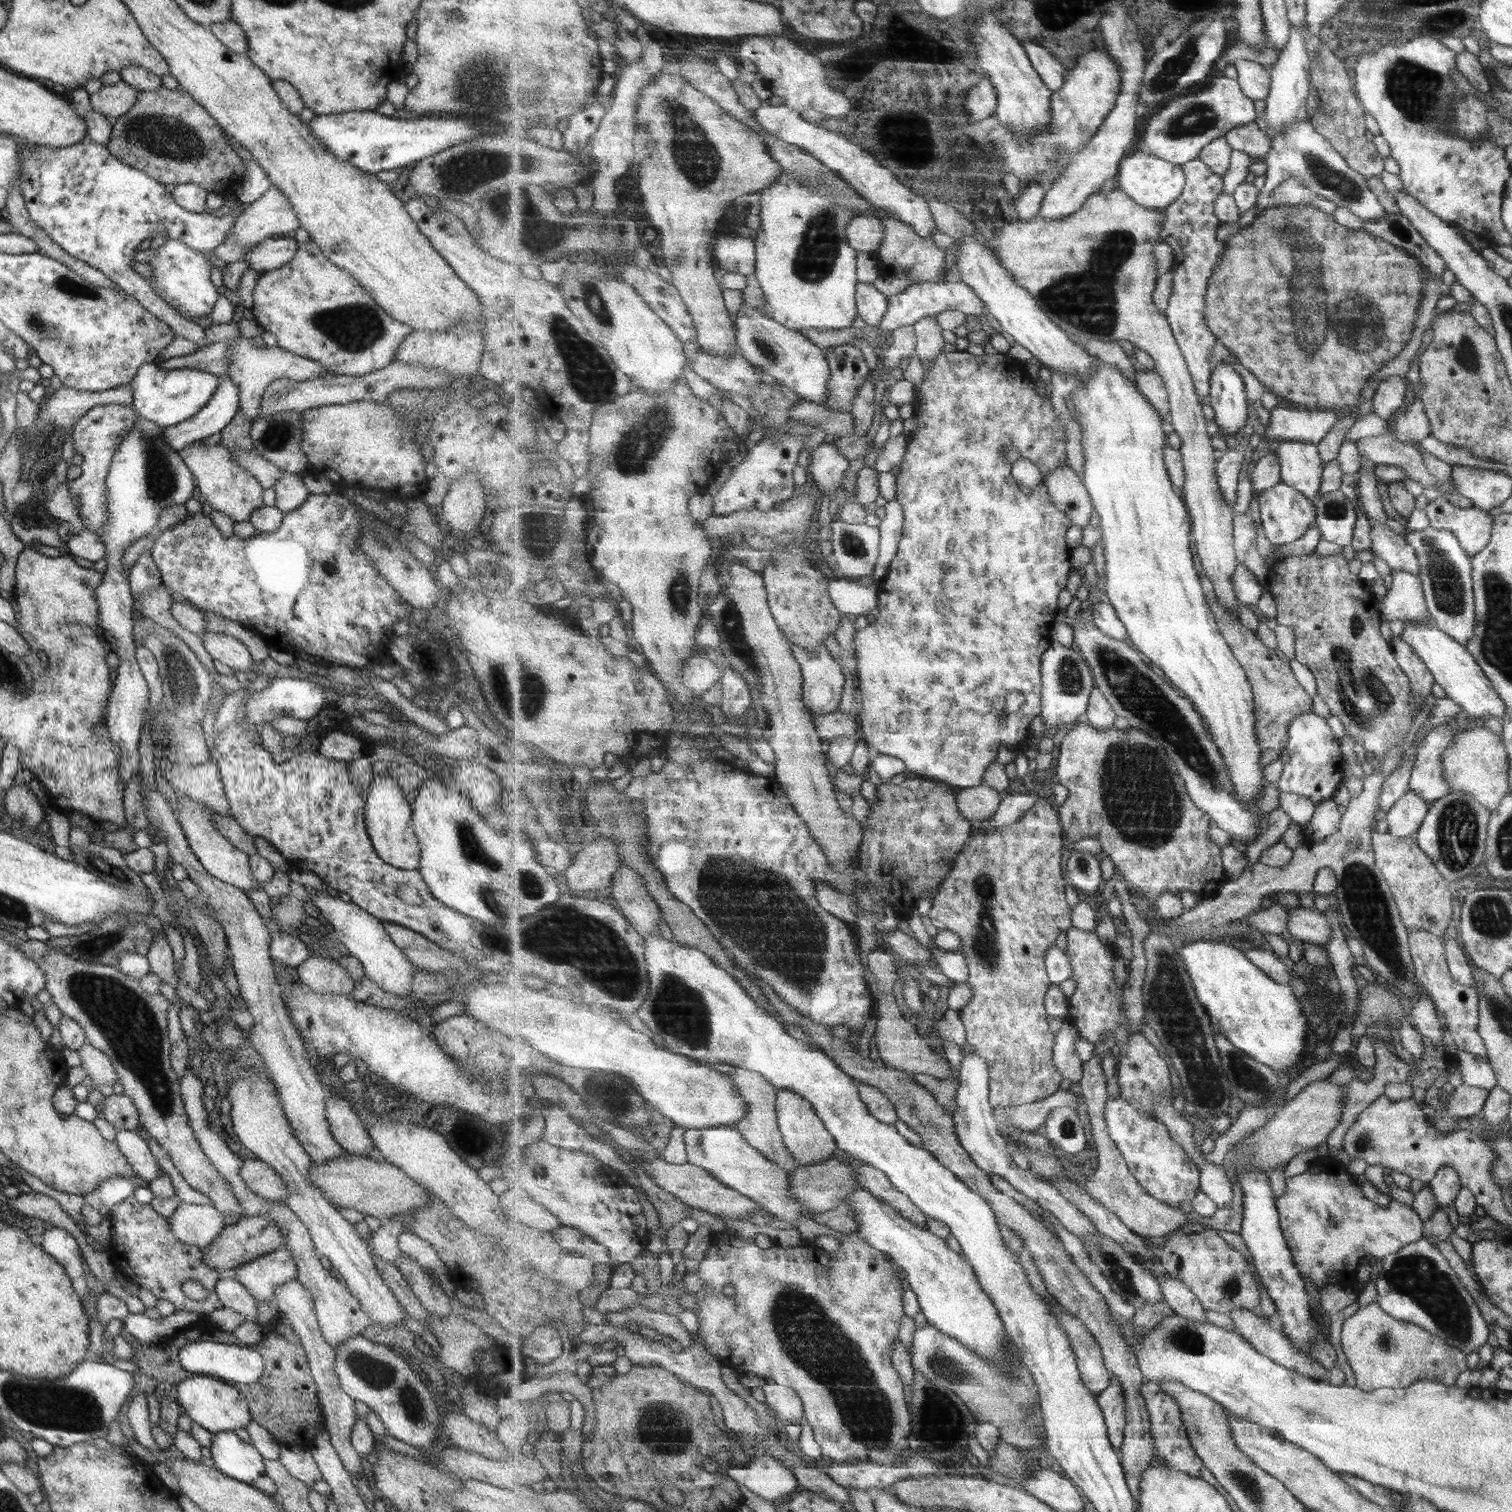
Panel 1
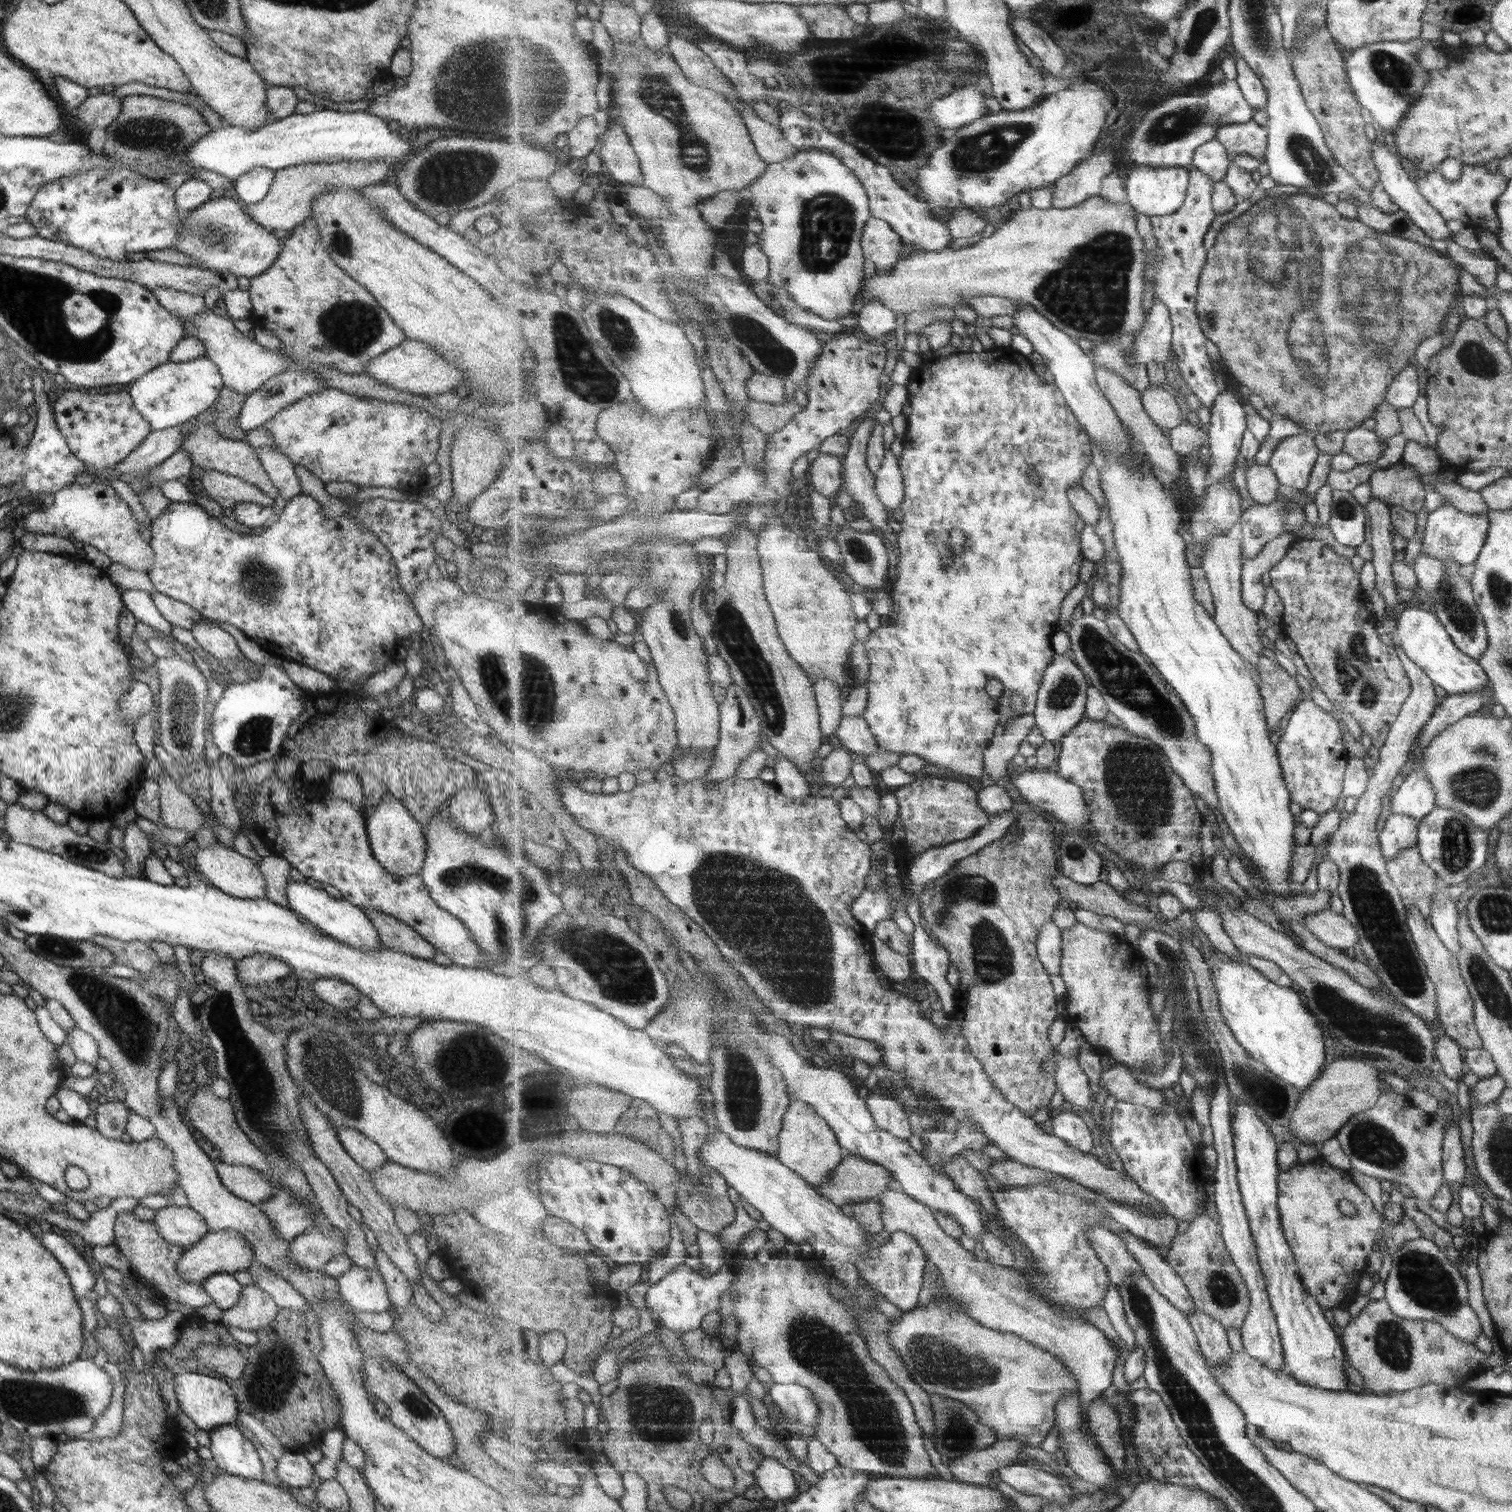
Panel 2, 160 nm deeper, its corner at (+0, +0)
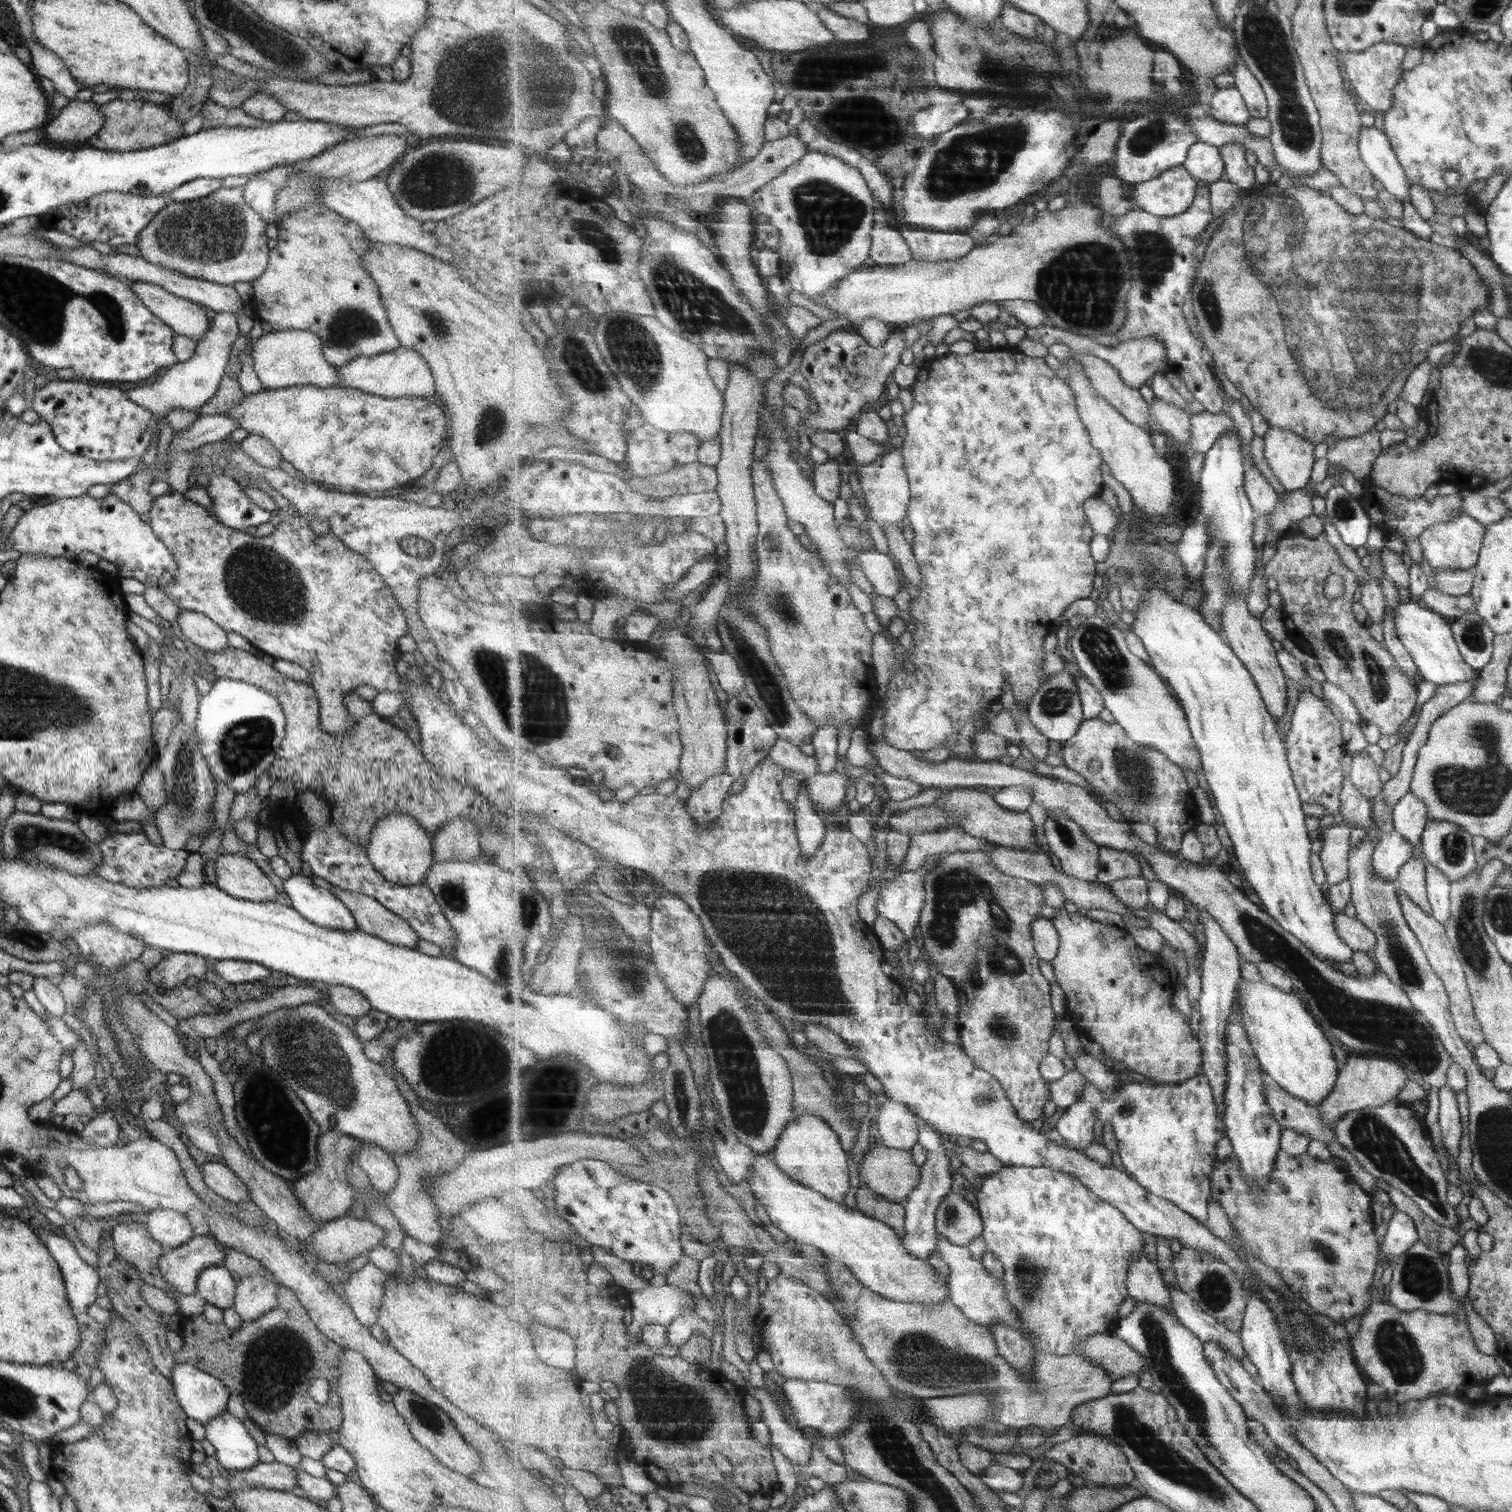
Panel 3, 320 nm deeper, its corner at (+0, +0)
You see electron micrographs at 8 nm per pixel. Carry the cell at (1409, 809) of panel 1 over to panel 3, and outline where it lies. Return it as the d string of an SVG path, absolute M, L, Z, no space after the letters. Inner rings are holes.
M1395 830L1380 833L1374 853L1371 855L1371 866L1374 873L1383 880L1393 882L1397 878L1397 871L1411 856L1411 847Z

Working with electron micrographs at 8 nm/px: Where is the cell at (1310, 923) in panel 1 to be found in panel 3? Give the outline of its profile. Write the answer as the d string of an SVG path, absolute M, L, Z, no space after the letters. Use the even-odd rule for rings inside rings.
M1334 913L1334 929L1342 941L1353 951L1370 953L1376 943L1375 935L1355 917Z

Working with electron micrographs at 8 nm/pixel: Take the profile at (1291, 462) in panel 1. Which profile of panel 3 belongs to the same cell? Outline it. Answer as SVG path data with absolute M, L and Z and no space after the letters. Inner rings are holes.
M1269 427L1263 439L1266 462L1286 493L1303 488L1309 482L1314 444L1277 427Z

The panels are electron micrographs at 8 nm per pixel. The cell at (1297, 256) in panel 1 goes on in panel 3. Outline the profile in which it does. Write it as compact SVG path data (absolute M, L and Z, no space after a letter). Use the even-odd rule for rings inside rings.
M1271 183L1249 190L1243 204L1225 216L1222 225L1208 242L1192 294L1193 312L1200 326L1204 345L1213 354L1216 363L1213 370L1225 372L1225 376L1237 388L1241 388L1241 392L1249 398L1253 408L1265 418L1269 427L1291 430L1313 444L1325 442L1327 434L1336 439L1351 438L1371 430L1377 420L1390 411L1389 402L1398 399L1407 375L1425 359L1427 349L1451 340L1453 335L1457 336L1459 323L1465 318L1471 318L1475 310L1486 306L1489 308L1488 288L1472 265L1445 242L1442 245L1433 244L1431 240L1421 240L1411 235L1411 232L1389 226L1381 219L1371 220L1365 214L1348 214L1339 203L1333 202L1333 198L1315 189L1290 185L1285 188ZM1313 302L1325 302L1325 314L1313 314L1313 310L1309 310ZM1313 358L1317 358L1317 366L1321 366L1321 362L1329 358L1333 374L1321 374L1321 378L1317 378L1317 374L1309 370L1309 366L1313 366Z

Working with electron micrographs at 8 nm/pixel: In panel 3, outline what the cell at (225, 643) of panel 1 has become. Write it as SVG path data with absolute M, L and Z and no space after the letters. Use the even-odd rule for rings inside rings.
M179 609L175 621L184 638L203 651L219 652L228 646L226 632L204 614Z

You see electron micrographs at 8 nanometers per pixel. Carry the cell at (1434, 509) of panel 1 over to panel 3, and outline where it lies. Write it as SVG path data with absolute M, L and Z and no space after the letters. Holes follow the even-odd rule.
M1461 512L1457 516L1448 518L1445 522L1426 526L1416 539L1421 545L1422 557L1427 560L1427 564L1432 569L1448 568L1449 570L1467 571L1476 563L1483 531L1482 524Z

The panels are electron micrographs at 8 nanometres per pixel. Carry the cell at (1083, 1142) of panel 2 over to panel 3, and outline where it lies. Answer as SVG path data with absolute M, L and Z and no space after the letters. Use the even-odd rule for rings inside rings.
M1201 1073L1180 1084L1154 1084L1145 1078L1125 1076L1125 1084L1108 1099L1104 1092L1091 1081L1087 1081L1082 1097L1066 1108L1055 1128L1069 1144L1079 1149L1093 1144L1095 1118L1103 1117L1104 1124L1110 1125L1117 1144L1121 1166L1145 1189L1156 1196L1168 1199L1181 1209L1185 1209L1201 1224L1209 1218L1209 1197L1211 1197L1211 1177L1213 1163L1217 1159L1217 1142L1226 1136L1226 1124L1218 1120L1218 1104L1212 1084L1205 1073Z

